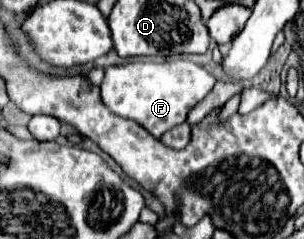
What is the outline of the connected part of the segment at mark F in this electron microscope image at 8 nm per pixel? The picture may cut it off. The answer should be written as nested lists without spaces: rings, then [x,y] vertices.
[[[179,59],[169,63],[127,63],[105,67],[105,79],[101,83],[101,101],[109,109],[117,109],[121,117],[135,119],[154,137],[183,123],[187,111],[197,105],[215,85],[215,77],[203,67]]]

